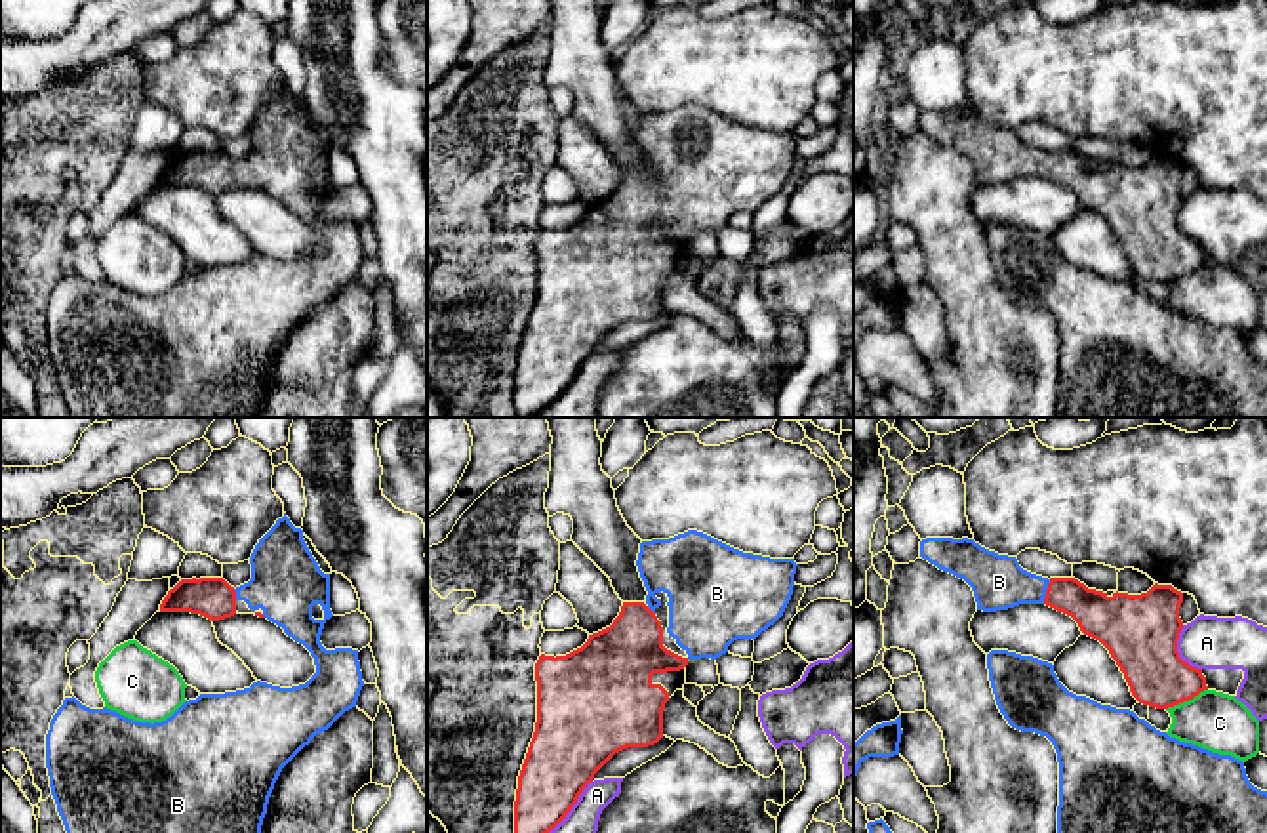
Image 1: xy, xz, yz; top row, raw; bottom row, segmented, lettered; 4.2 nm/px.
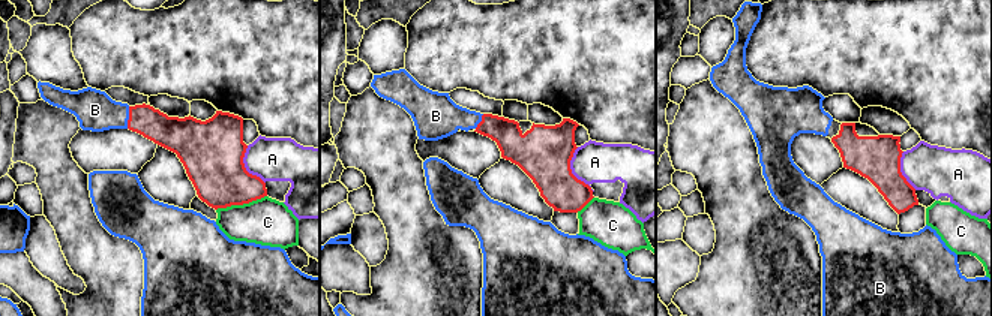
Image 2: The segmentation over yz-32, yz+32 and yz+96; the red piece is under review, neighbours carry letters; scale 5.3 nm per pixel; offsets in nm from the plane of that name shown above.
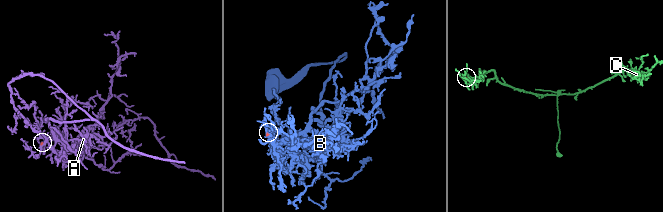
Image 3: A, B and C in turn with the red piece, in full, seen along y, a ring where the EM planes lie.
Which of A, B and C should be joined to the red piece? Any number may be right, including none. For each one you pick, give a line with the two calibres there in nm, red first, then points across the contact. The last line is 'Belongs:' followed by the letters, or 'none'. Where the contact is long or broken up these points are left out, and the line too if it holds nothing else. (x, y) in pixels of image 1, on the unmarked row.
B: calibres 190 and 220 nm
Belongs: B

